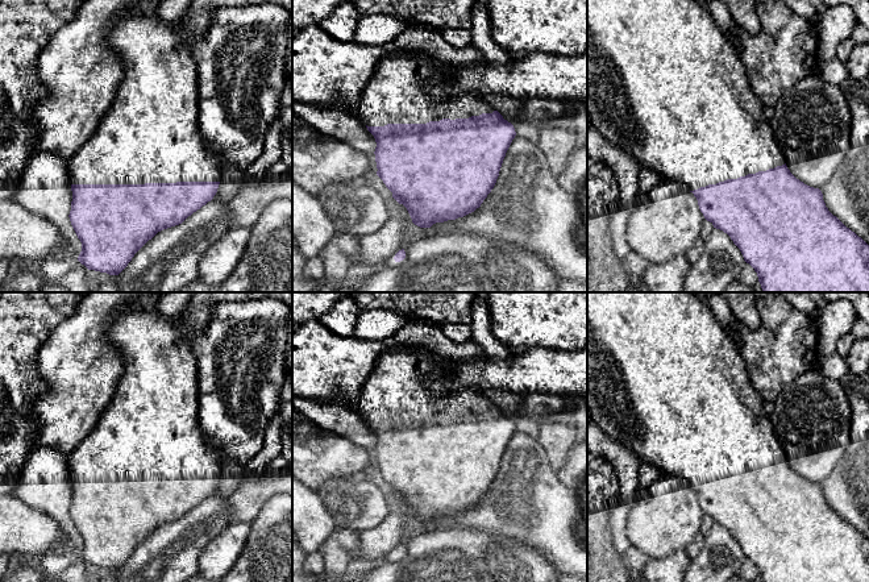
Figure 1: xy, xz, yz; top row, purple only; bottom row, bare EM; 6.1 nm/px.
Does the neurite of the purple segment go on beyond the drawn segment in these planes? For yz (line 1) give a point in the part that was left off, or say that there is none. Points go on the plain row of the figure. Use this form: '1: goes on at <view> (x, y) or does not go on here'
1: goes on at yz (664, 378)

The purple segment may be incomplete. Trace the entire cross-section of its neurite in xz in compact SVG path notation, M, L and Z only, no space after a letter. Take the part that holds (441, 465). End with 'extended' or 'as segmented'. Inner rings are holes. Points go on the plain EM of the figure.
M391 344L358 395L357 411L377 437L377 470L420 523L456 515L479 503L494 483L516 431L514 420L477 388L431 390L428 381L436 379L434 373L444 373L446 365L446 359L428 350Z | extended

